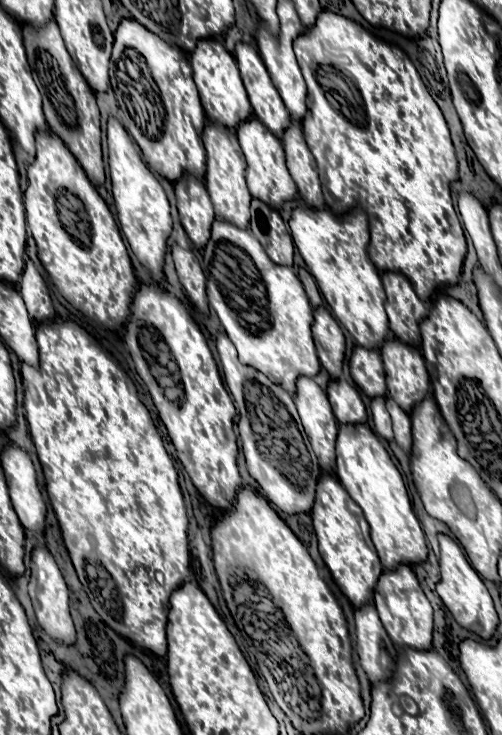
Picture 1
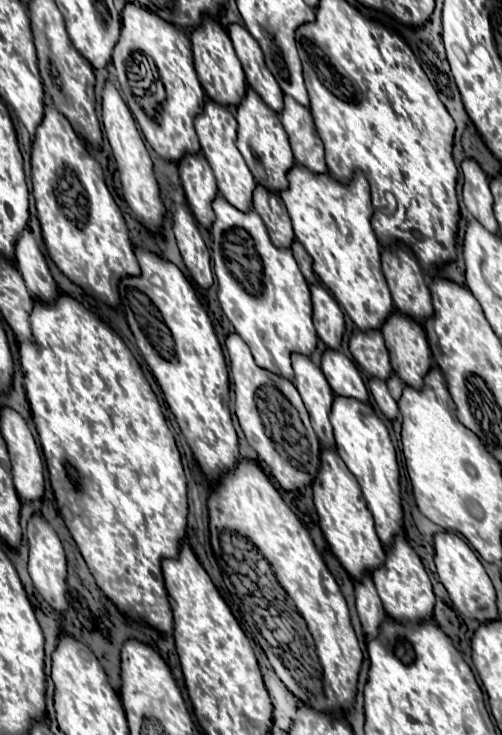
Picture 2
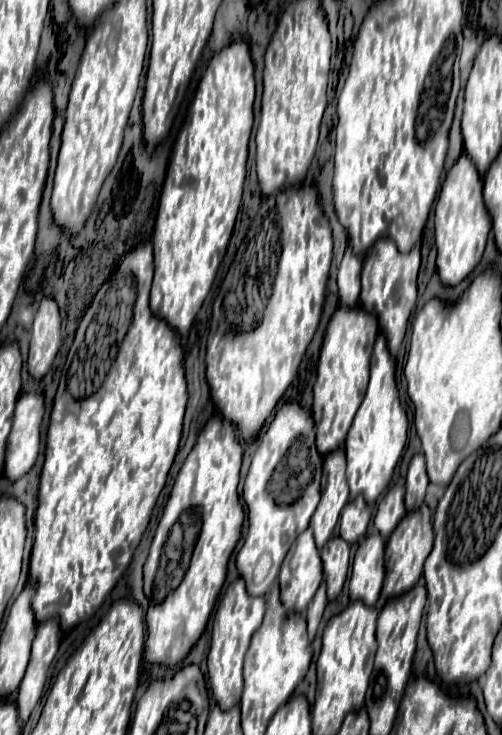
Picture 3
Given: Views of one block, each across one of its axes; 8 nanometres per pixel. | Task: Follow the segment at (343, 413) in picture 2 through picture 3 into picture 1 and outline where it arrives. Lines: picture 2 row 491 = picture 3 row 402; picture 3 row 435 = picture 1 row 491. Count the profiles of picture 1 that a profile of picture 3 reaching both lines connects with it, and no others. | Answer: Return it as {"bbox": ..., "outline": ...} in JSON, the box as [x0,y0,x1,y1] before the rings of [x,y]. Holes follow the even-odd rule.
{"bbox":[336,424,428,568],"outline":[[[342,424],[336,440],[338,468],[336,474],[352,500],[364,510],[370,524],[372,542],[378,550],[384,568],[396,568],[398,564],[418,564],[426,560],[428,548],[418,518],[412,512],[412,504],[406,492],[402,474],[394,466],[390,454],[370,430],[368,424]]]}

